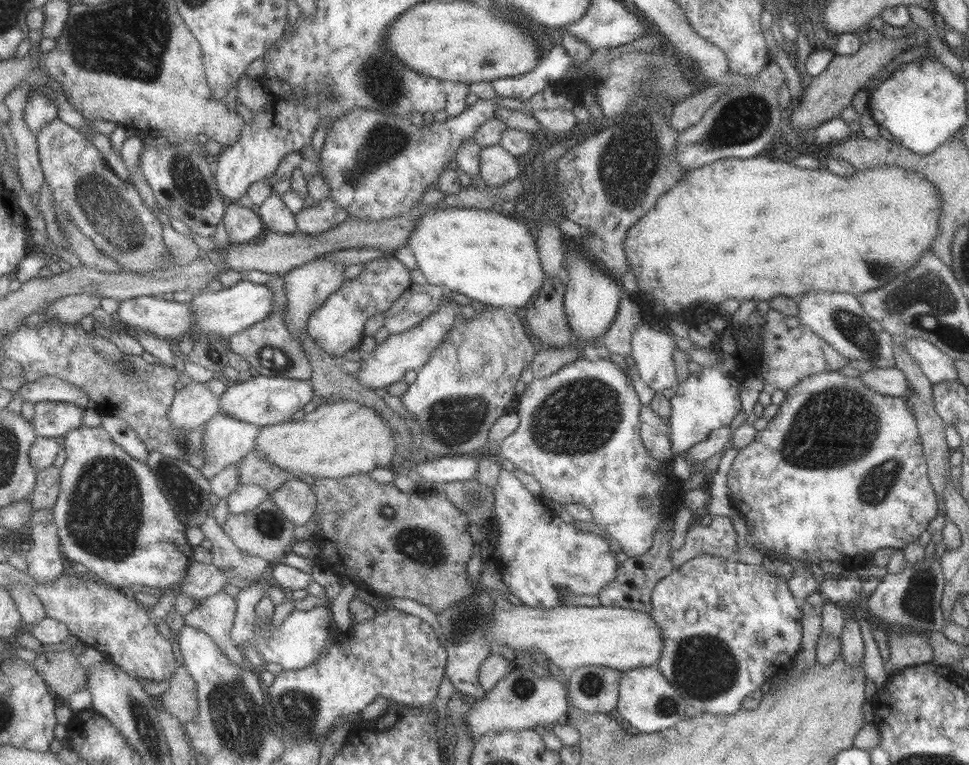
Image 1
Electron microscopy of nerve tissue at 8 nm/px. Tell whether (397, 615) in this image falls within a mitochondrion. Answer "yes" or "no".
no

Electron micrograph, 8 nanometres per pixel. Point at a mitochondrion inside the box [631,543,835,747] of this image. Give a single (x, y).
(703, 665)

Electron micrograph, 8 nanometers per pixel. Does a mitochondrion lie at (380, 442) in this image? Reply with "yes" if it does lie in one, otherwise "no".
no

